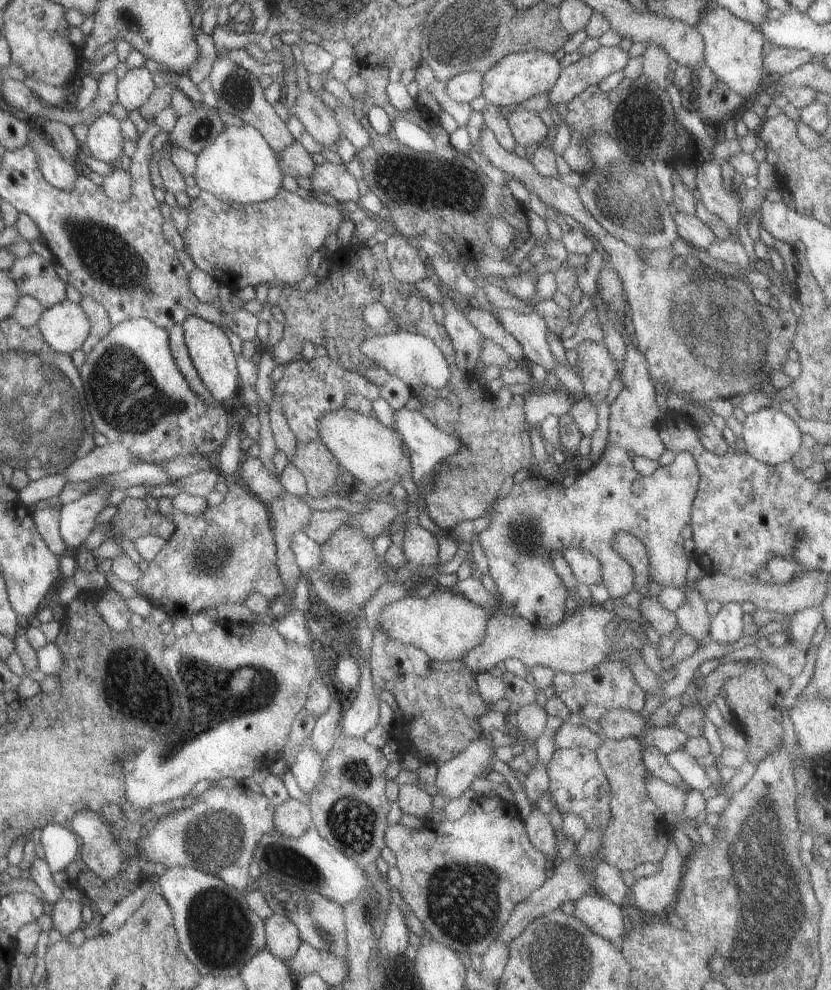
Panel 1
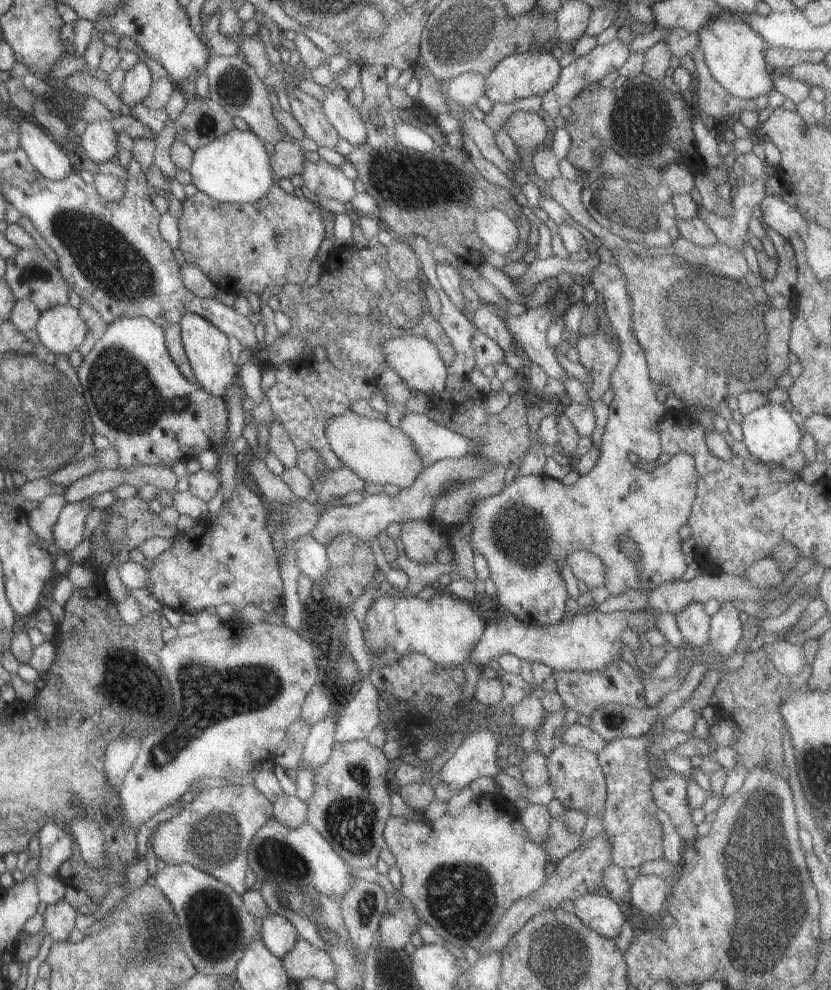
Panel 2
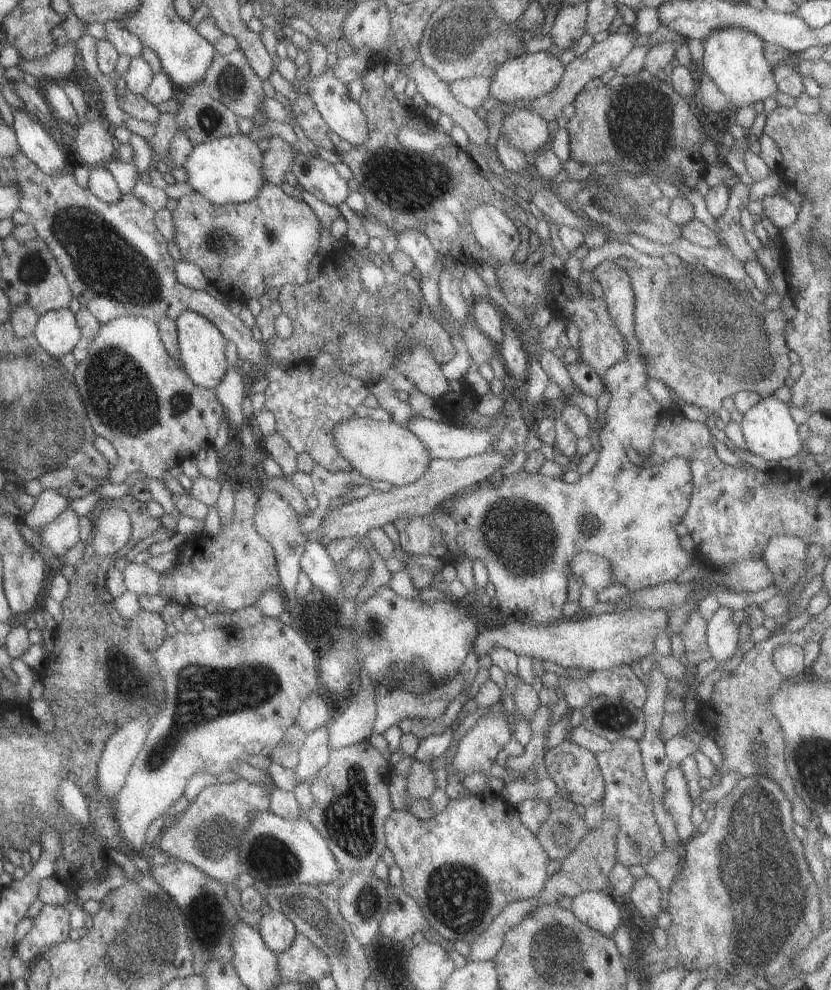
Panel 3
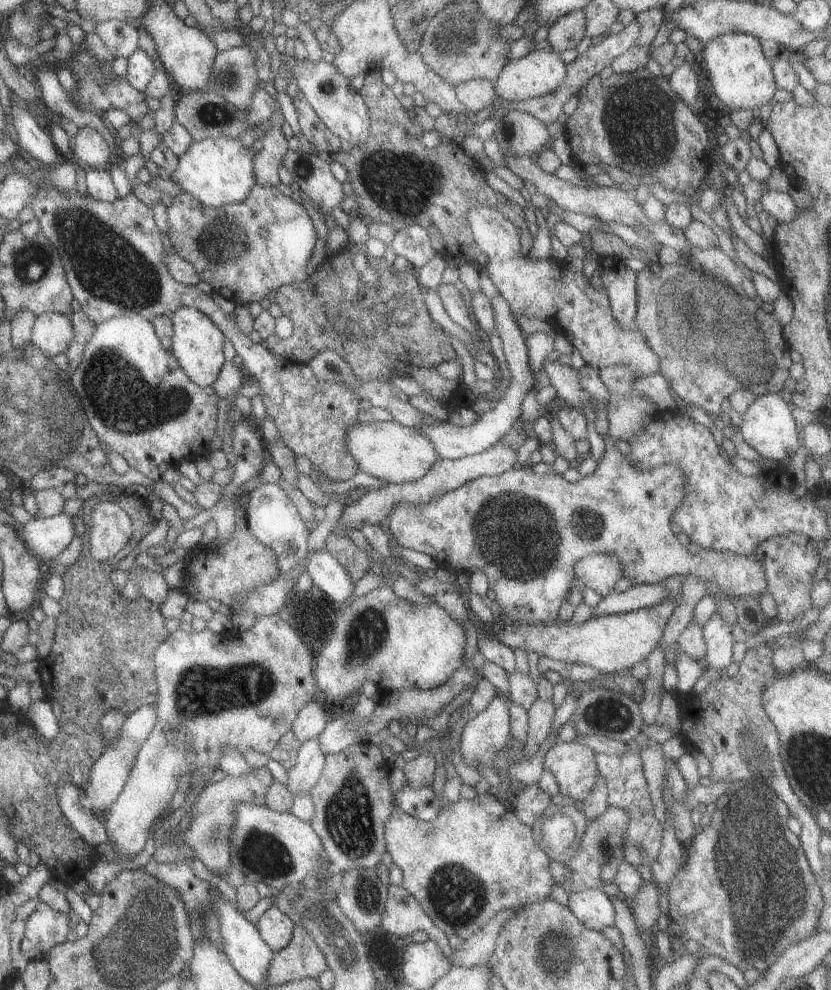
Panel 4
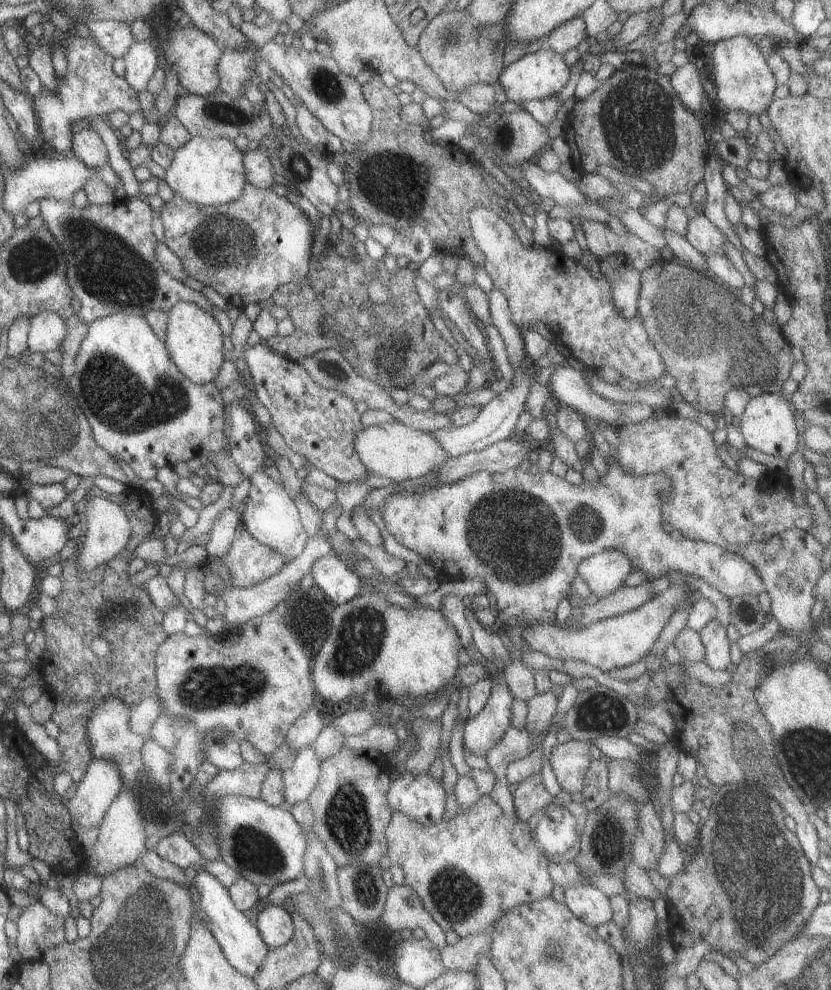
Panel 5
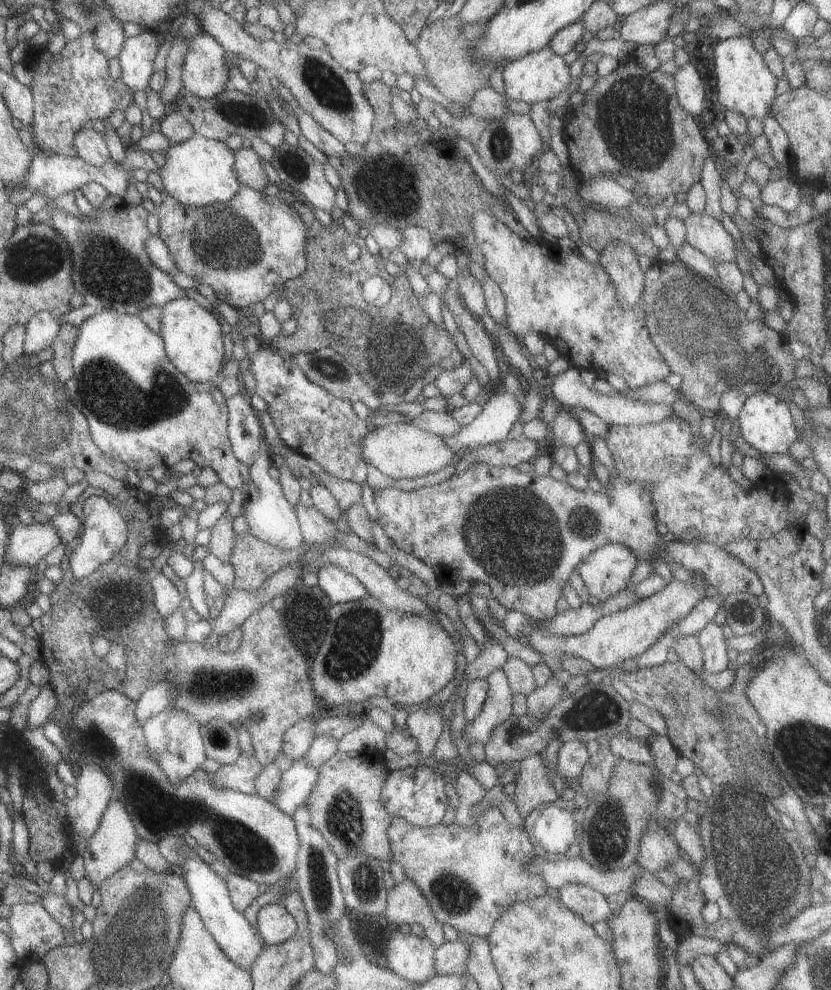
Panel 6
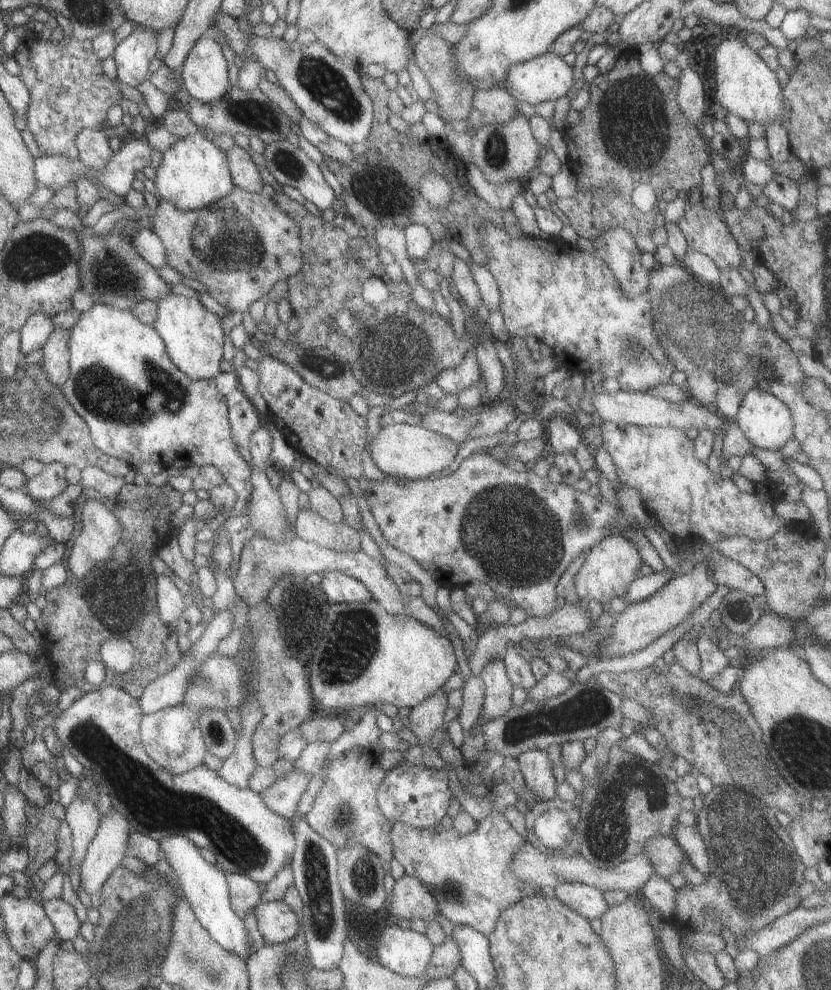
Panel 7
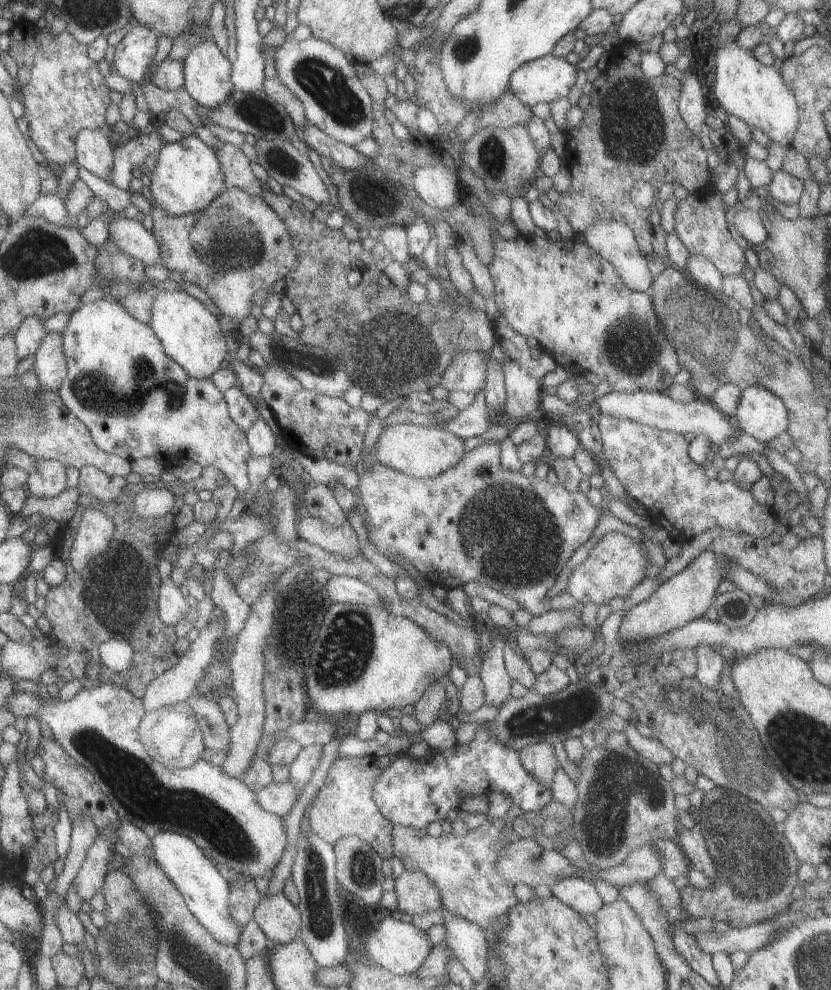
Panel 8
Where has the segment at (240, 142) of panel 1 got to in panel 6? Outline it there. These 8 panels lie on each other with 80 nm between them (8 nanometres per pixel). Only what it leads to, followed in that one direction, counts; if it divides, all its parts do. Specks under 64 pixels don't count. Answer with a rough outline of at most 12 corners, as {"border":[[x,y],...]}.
{"border":[[193,133],[157,173],[167,195],[201,208],[241,185],[234,152]]}

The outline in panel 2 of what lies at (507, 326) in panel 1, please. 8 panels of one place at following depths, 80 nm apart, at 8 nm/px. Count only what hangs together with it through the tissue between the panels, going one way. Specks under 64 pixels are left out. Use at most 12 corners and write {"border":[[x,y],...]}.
{"border":[[555,308],[502,313],[527,364],[548,378],[564,374],[545,331]]}

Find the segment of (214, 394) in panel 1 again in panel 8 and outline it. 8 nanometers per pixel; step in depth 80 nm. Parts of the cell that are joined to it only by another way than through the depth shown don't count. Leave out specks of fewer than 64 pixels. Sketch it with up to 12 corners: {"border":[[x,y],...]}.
{"border":[[183,291],[155,293],[148,325],[187,376],[225,359],[217,316]]}

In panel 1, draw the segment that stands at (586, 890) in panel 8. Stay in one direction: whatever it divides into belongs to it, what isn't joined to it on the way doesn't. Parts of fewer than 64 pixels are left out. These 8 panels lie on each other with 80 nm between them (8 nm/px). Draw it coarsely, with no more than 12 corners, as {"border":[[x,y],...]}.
{"border":[[586,893],[572,916],[592,934],[619,947],[622,906]]}

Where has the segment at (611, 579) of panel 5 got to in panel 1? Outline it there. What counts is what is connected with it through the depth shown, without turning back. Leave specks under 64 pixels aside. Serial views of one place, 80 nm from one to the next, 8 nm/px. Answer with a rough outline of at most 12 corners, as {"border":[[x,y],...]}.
{"border":[[588,551],[561,553],[576,585],[602,582],[598,559]]}

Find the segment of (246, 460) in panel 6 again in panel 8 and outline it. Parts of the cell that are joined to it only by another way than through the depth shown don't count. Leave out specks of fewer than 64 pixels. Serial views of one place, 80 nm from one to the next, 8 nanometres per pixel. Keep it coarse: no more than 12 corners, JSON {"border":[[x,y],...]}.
{"border":[[237,384],[222,395],[229,418],[245,433],[259,417]]}

